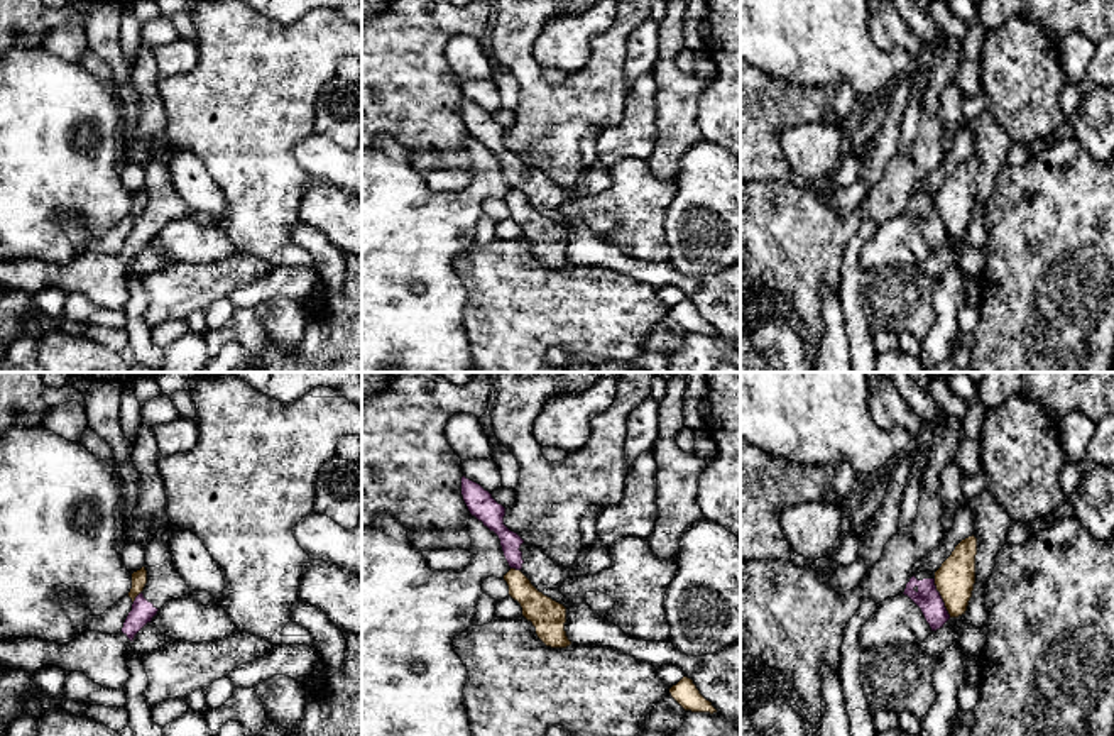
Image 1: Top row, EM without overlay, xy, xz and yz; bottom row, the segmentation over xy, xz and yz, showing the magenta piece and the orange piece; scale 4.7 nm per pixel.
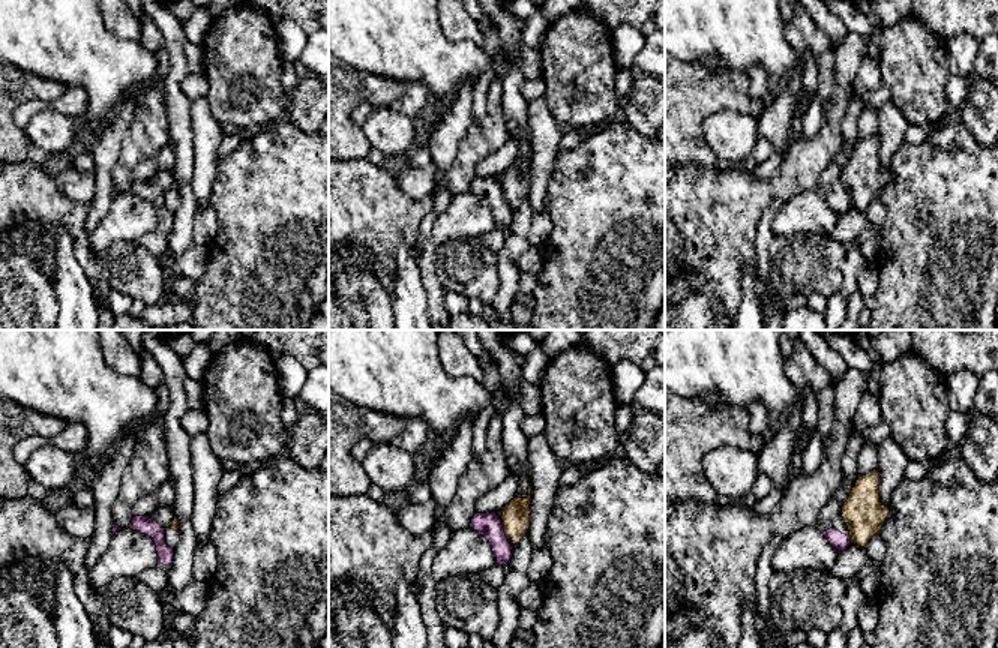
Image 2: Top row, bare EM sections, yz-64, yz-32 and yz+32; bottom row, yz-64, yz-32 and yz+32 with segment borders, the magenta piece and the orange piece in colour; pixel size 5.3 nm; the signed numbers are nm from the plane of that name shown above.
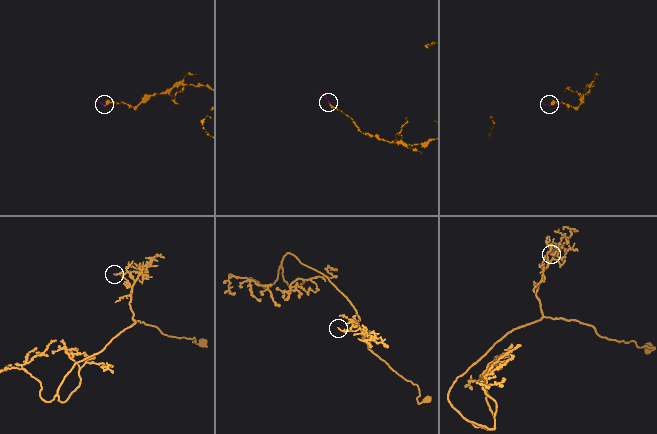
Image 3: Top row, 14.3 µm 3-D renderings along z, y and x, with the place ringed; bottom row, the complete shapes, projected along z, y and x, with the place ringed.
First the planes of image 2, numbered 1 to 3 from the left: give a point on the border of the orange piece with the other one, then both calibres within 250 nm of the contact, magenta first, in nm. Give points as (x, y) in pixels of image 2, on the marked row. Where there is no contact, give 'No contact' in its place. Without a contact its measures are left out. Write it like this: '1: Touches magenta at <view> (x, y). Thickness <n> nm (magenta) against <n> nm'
1: No contact
2: Touches magenta at yz-32 (503, 528). Thickness 140 nm (magenta) against 150 nm
3: Touches magenta at yz+32 (850, 539). Thickness 90 nm (magenta) against 220 nm

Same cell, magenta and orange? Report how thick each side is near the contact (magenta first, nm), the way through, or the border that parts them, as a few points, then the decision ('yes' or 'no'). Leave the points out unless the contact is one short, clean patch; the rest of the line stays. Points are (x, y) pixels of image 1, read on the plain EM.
120/180 nm | along yz (933, 200), (935, 210), (950, 237) | no

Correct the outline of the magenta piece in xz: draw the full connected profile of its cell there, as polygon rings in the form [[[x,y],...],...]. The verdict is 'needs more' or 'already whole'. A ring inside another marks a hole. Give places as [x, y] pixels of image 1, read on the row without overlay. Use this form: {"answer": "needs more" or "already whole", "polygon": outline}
{"answer": "needs more", "polygon": [[[463,96],[461,117],[470,135],[499,157],[509,188],[521,191],[539,213],[566,228],[565,252],[571,266],[614,267],[653,288],[674,286],[729,343],[740,347],[740,261],[713,276],[691,277],[669,261],[644,262],[625,255],[588,225],[573,225],[561,215],[570,189],[554,184],[546,173],[511,152],[504,146],[505,129],[489,112]]]}

